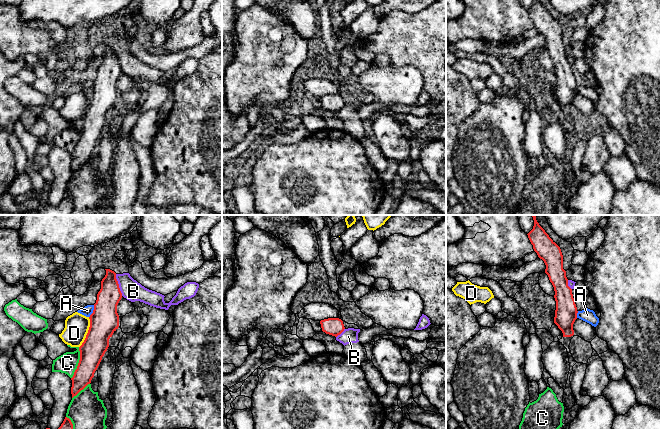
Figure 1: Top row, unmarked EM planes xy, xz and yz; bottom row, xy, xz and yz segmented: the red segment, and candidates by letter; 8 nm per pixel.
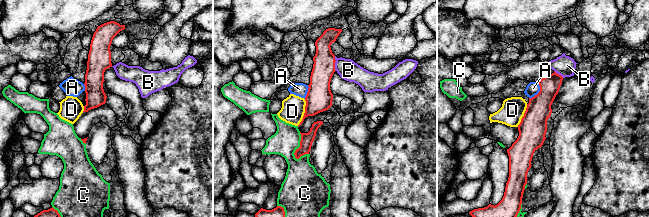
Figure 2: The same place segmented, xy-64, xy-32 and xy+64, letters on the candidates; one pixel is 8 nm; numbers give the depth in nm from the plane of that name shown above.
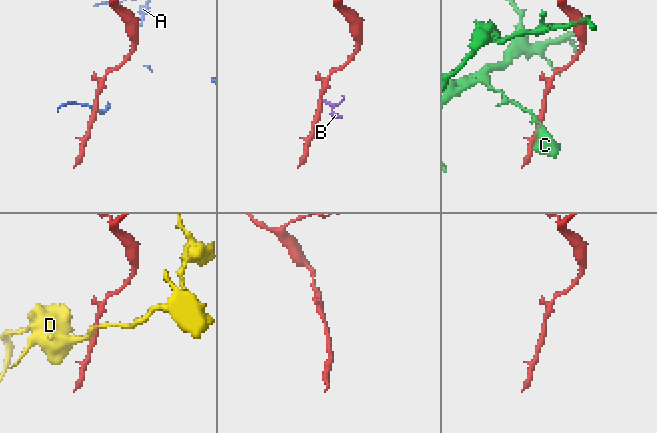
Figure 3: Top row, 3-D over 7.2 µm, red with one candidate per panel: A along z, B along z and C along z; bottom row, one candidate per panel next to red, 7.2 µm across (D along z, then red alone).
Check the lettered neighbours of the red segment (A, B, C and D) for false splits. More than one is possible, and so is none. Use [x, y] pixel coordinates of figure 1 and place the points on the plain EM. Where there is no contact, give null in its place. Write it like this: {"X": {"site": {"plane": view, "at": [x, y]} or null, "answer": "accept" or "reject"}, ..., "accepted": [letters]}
{"A": {"site": {"plane": "xy", "at": [93, 87]}, "answer": "reject"}, "B": {"site": {"plane": "xy", "at": [118, 61]}, "answer": "reject"}, "C": {"site": {"plane": "xy", "at": [78, 139]}, "answer": "reject"}, "D": {"site": {"plane": "xy", "at": [88, 108]}, "answer": "reject"}, "accepted": []}

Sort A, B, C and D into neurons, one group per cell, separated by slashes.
A / B / C / D

